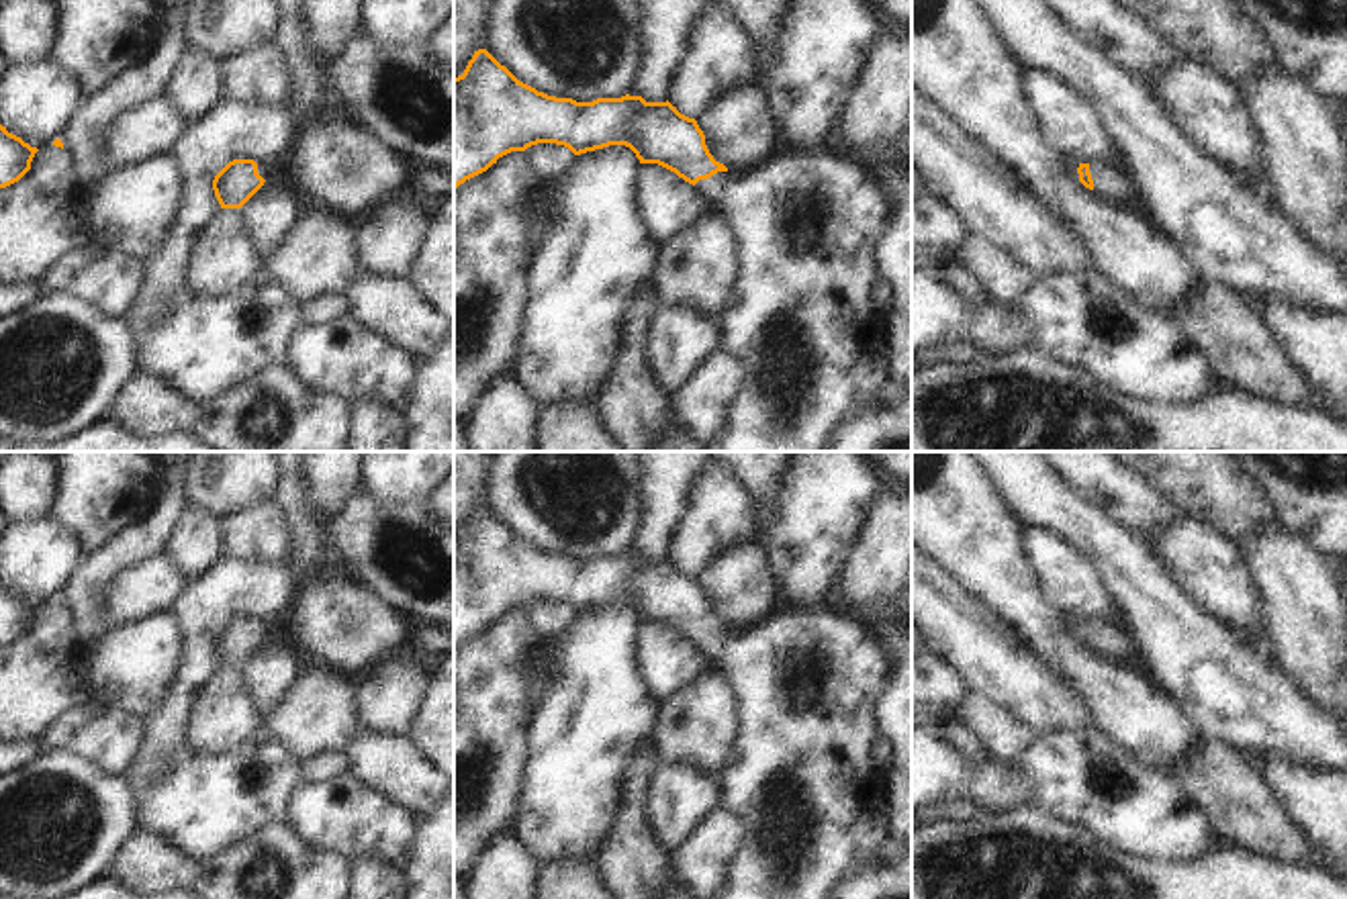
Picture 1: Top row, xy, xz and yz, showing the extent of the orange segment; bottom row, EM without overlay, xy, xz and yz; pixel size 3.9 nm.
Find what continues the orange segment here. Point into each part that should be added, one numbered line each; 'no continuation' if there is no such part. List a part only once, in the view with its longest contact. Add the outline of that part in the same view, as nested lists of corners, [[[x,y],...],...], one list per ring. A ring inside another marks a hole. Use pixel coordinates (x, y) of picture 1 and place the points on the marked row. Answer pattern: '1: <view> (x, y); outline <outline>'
1: xz (800, 319); outline [[[777,151],[762,163],[744,174],[717,172],[707,180],[699,180],[695,188],[707,200],[709,210],[719,215],[738,241],[738,278],[732,284],[730,296],[717,315],[719,349],[732,353],[746,378],[726,411],[726,421],[715,439],[705,452],[824,452],[830,433],[840,419],[850,415],[858,405],[869,400],[889,378],[889,345],[883,317],[871,300],[877,280],[875,245],[889,221],[891,204],[881,188],[850,159],[838,159],[826,151]]]

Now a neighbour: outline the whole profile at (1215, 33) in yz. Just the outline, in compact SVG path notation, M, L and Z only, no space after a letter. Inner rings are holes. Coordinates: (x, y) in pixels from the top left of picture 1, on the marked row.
M1116 0L1188 59L1237 86L1269 67L1275 49L1233 0Z

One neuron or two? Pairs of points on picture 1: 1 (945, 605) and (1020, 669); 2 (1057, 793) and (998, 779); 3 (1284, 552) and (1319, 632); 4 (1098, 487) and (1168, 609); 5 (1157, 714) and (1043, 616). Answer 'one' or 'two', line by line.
1: one
2: two
3: one
4: two
5: one

